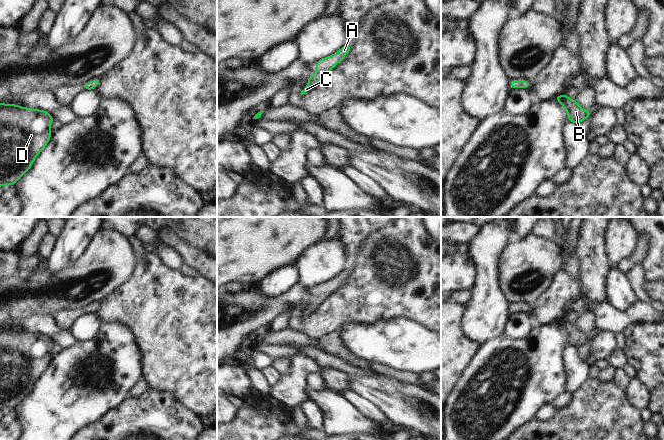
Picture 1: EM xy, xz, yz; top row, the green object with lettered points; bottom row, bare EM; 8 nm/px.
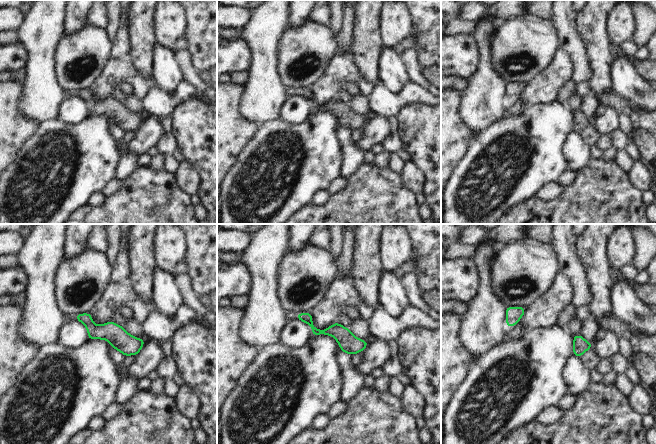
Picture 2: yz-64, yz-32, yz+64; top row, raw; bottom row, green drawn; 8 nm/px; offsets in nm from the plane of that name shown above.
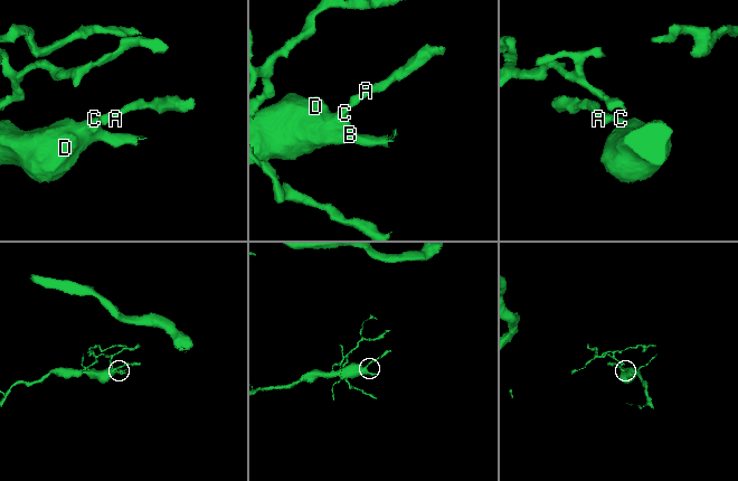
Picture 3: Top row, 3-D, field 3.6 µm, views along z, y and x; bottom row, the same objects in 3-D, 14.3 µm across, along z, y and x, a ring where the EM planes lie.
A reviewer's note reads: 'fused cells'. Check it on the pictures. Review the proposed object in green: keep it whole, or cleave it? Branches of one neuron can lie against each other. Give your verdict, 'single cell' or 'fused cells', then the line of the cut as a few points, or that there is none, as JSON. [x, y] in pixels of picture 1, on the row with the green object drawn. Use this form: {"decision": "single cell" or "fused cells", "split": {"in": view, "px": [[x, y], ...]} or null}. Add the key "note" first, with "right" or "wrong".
{"note": "wrong", "decision": "single cell", "split": null}

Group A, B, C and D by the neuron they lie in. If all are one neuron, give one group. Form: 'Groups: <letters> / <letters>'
Groups: A B C D.

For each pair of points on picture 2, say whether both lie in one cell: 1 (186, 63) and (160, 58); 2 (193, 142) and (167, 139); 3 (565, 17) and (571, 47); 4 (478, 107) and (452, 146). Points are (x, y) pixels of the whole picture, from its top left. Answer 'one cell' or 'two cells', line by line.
1: two cells
2: two cells
3: one cell
4: two cells

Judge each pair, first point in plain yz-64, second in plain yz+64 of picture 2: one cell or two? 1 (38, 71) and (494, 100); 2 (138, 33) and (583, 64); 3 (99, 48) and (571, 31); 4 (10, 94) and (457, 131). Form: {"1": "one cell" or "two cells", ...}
{"1": "one cell", "2": "two cells", "3": "two cells", "4": "one cell"}

